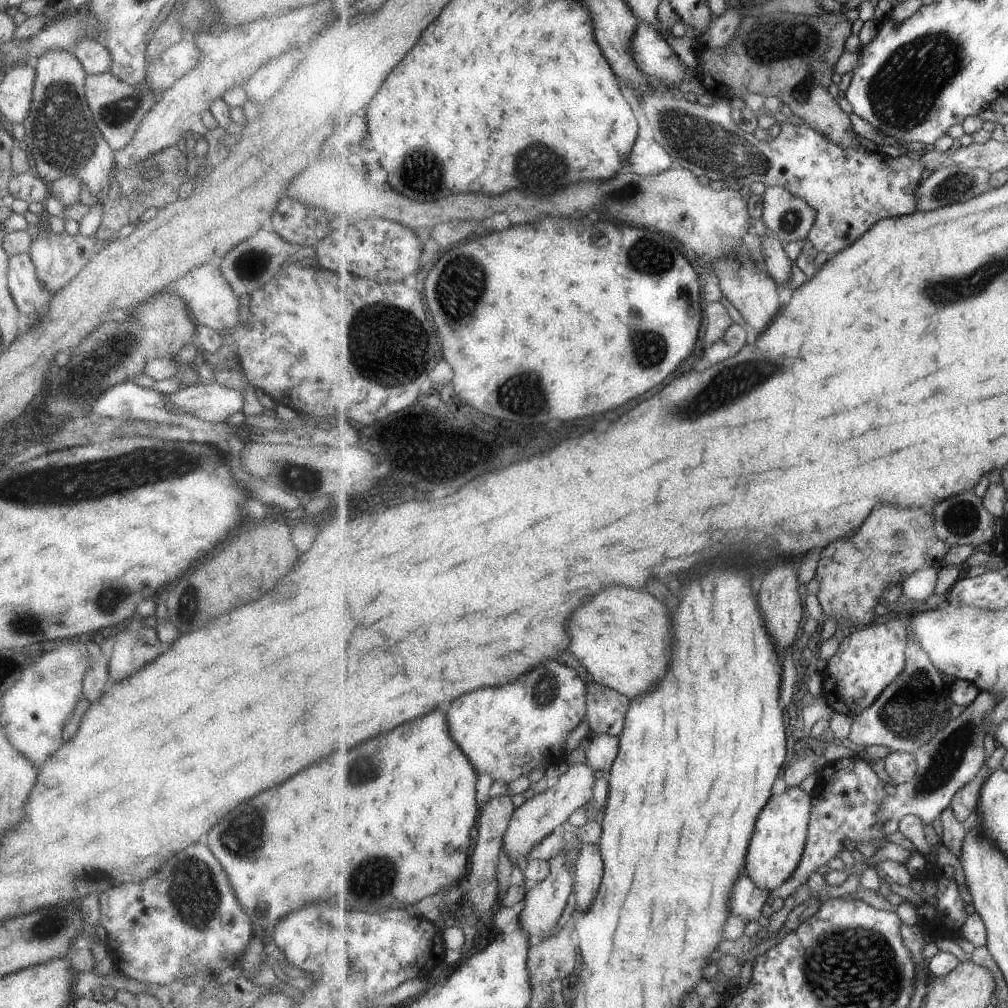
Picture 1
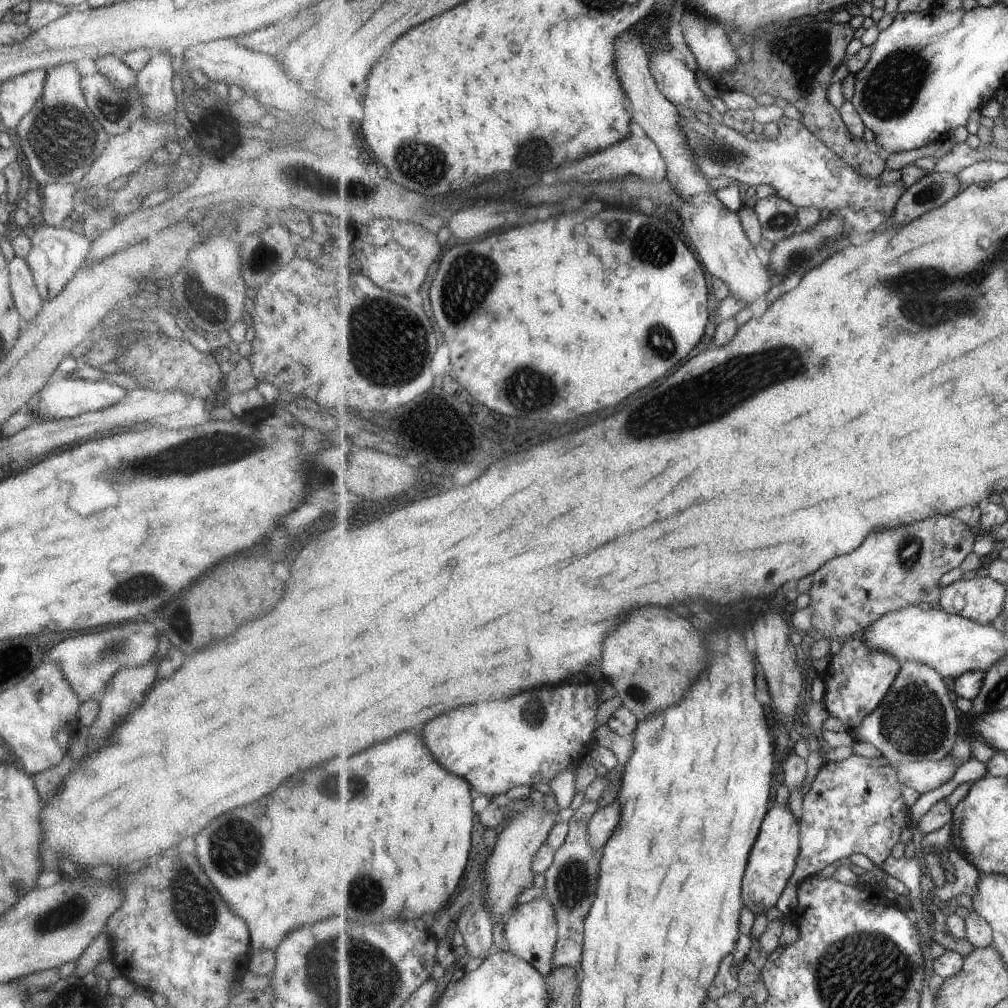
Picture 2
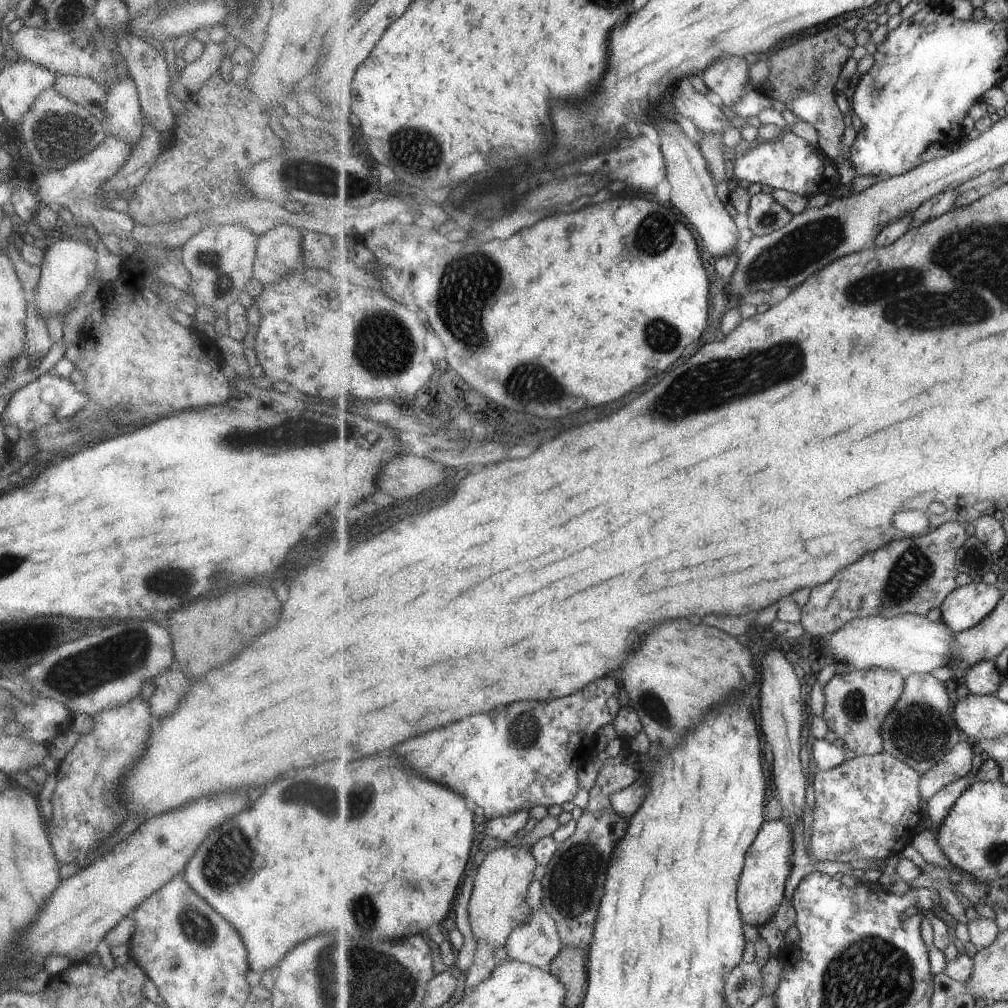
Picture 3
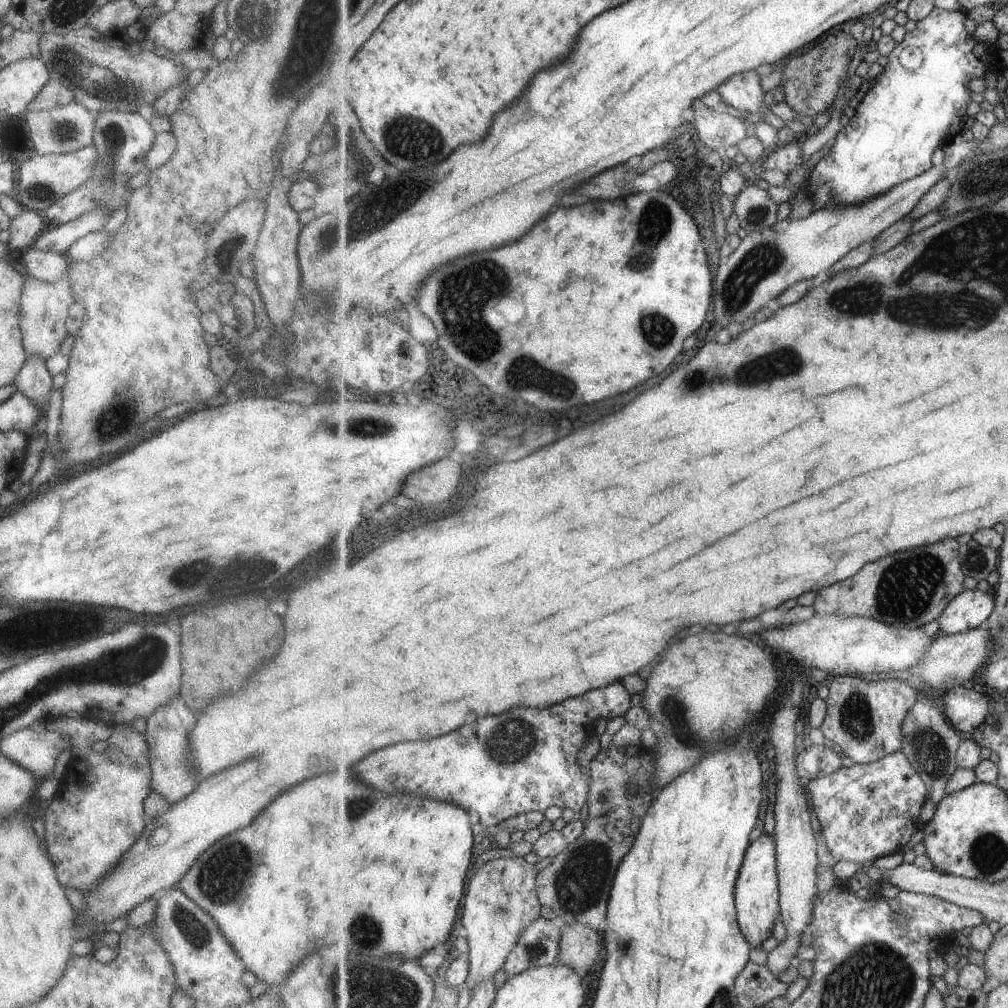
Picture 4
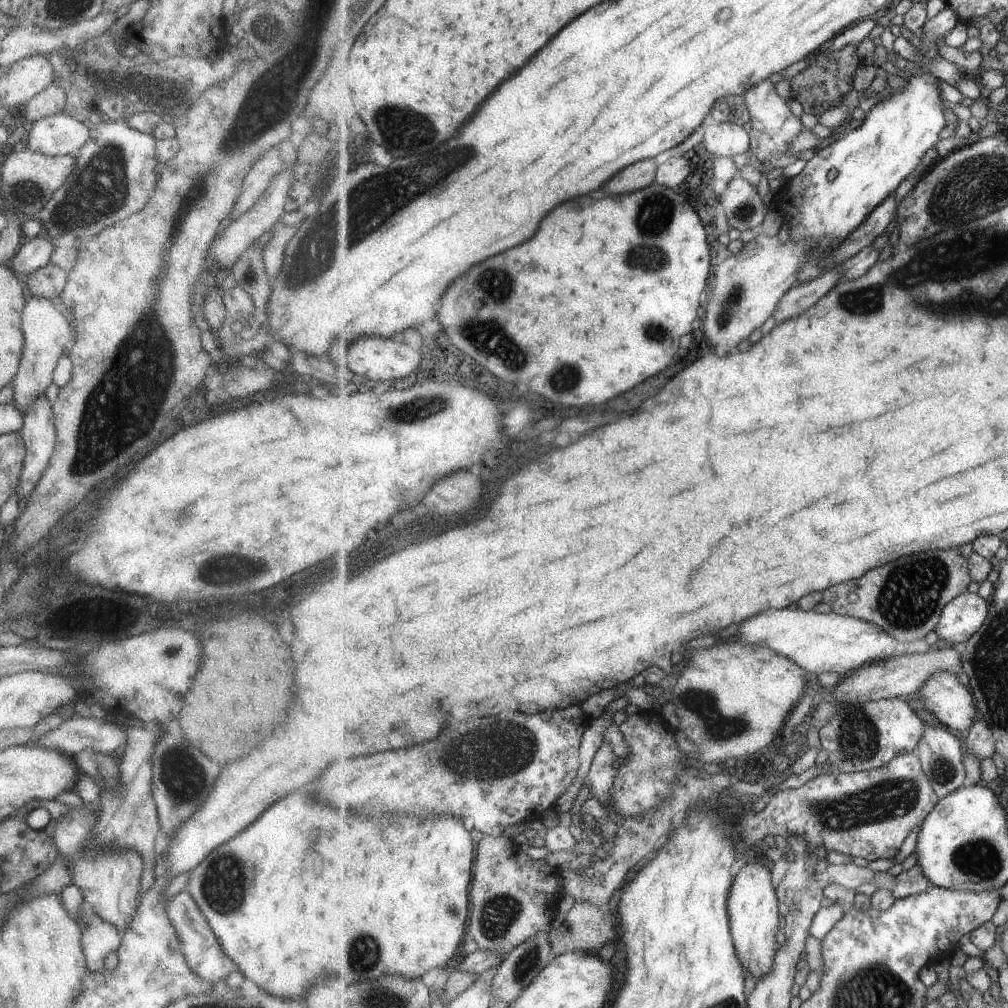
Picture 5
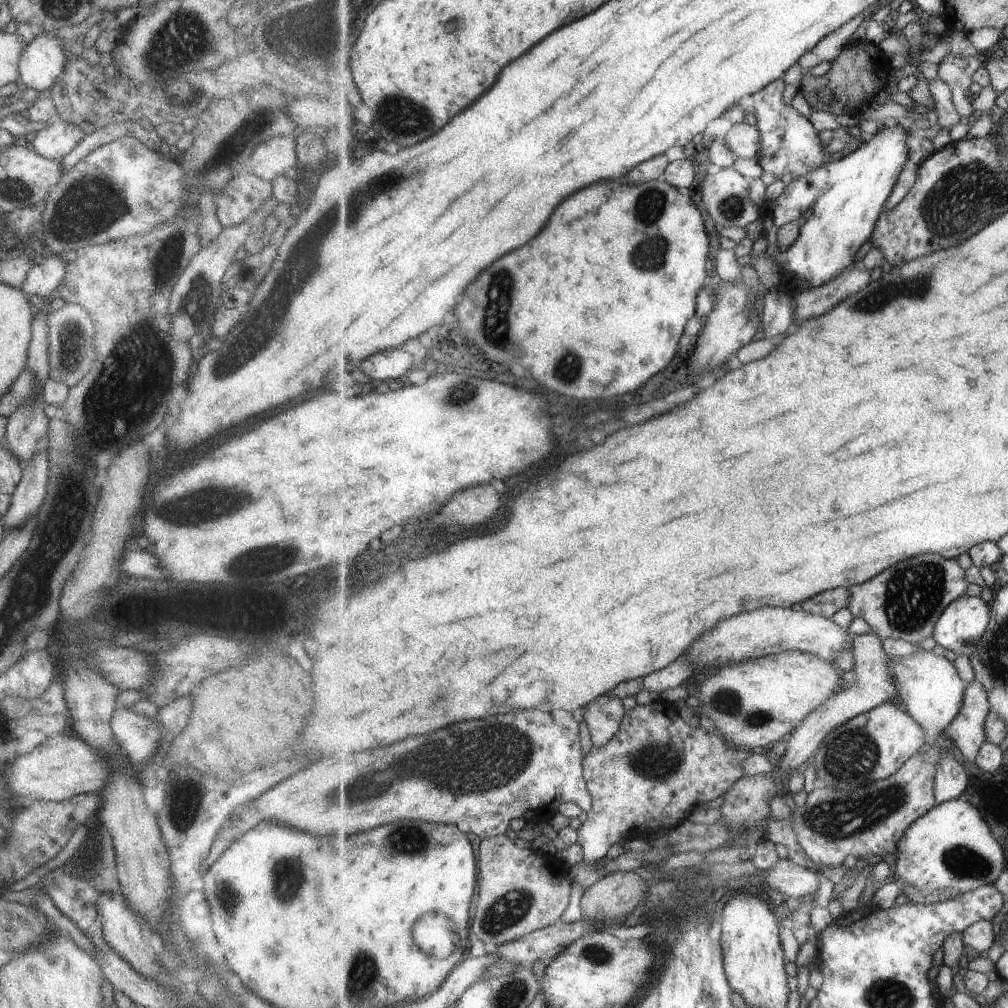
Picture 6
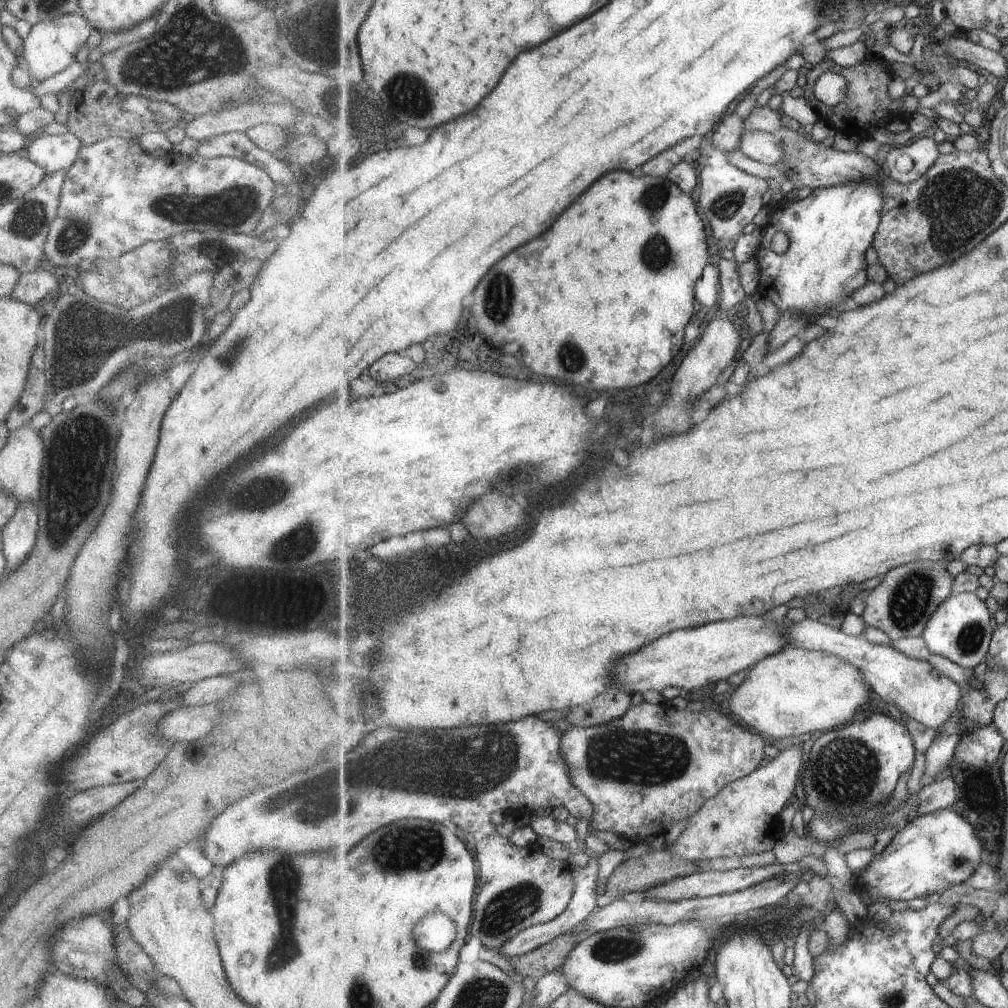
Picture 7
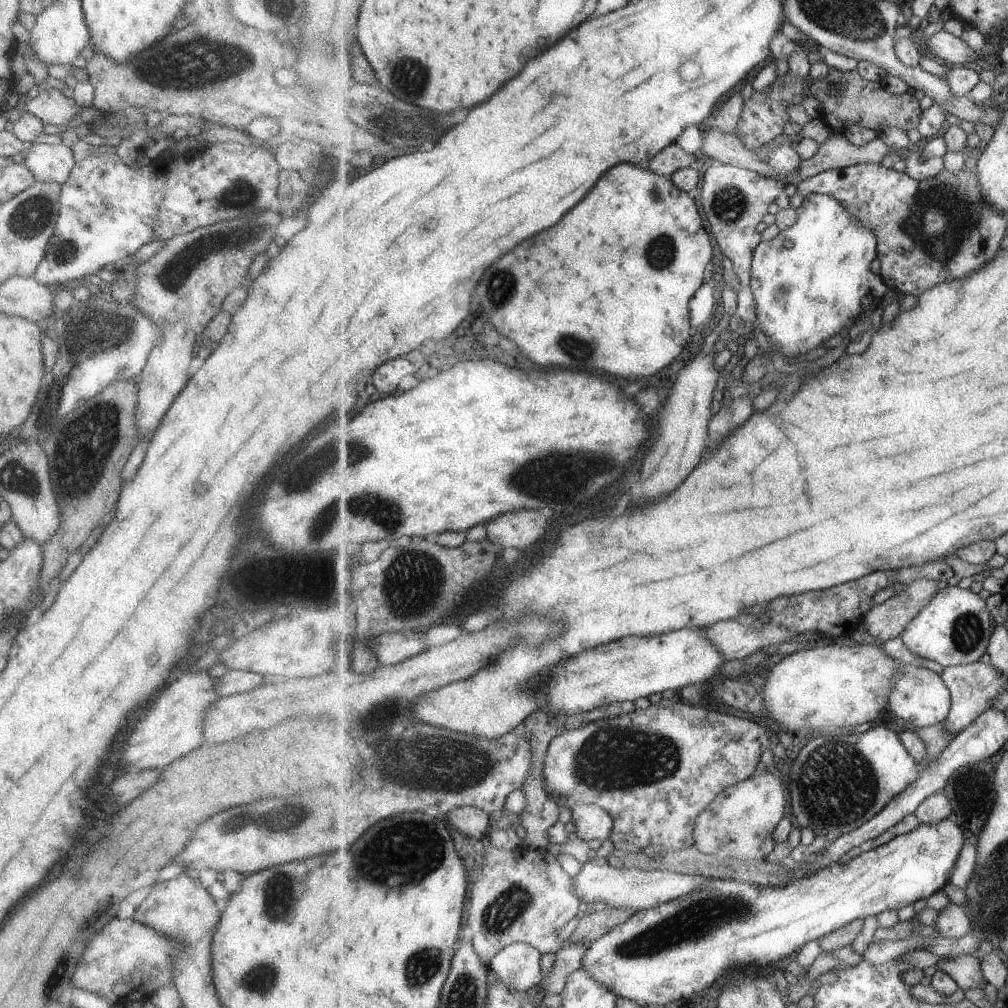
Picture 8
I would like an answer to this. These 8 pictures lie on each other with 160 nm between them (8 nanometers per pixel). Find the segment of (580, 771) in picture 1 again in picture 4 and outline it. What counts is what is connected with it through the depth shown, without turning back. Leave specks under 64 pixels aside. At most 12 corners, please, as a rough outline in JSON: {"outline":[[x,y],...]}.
{"outline":[[501,856],[469,878],[471,993],[541,917],[537,866]]}

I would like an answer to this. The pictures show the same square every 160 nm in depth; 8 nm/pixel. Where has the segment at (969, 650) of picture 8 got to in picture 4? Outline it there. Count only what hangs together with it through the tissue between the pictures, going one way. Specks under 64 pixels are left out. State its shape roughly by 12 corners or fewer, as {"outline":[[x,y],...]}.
{"outline":[[993,589],[965,590],[938,619],[939,633],[980,628],[996,604]]}

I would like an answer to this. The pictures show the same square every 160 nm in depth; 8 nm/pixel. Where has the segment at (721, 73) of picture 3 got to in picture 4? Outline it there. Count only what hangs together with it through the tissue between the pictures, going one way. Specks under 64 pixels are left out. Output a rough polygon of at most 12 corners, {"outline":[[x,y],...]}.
{"outline":[[739,72],[717,92],[732,108],[765,114],[773,98],[757,72]]}

